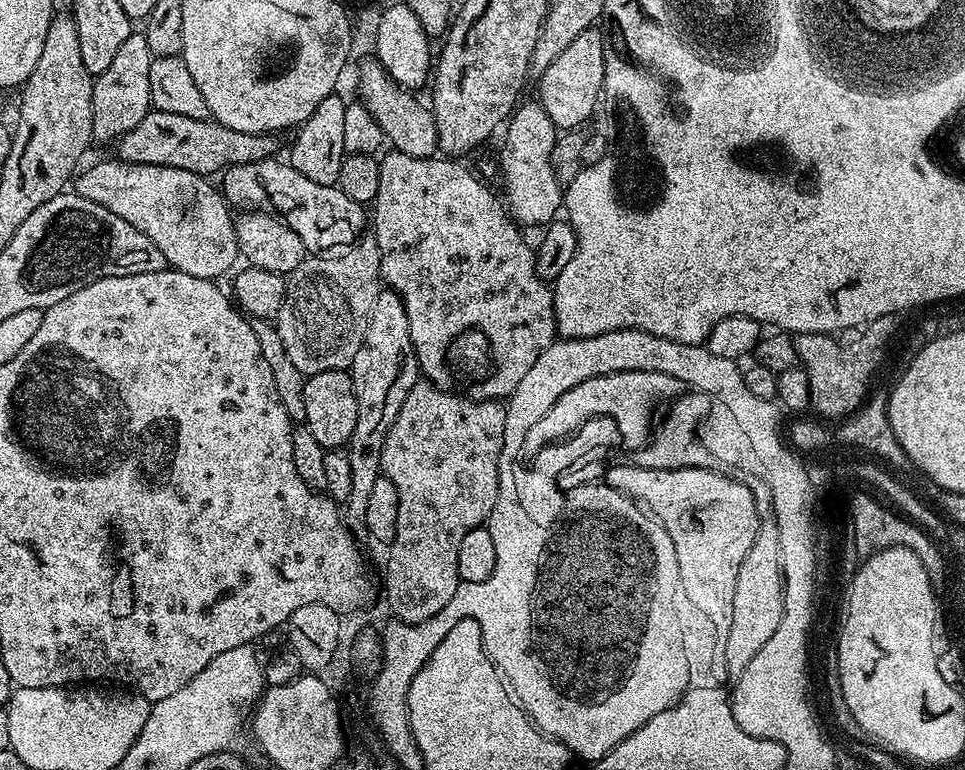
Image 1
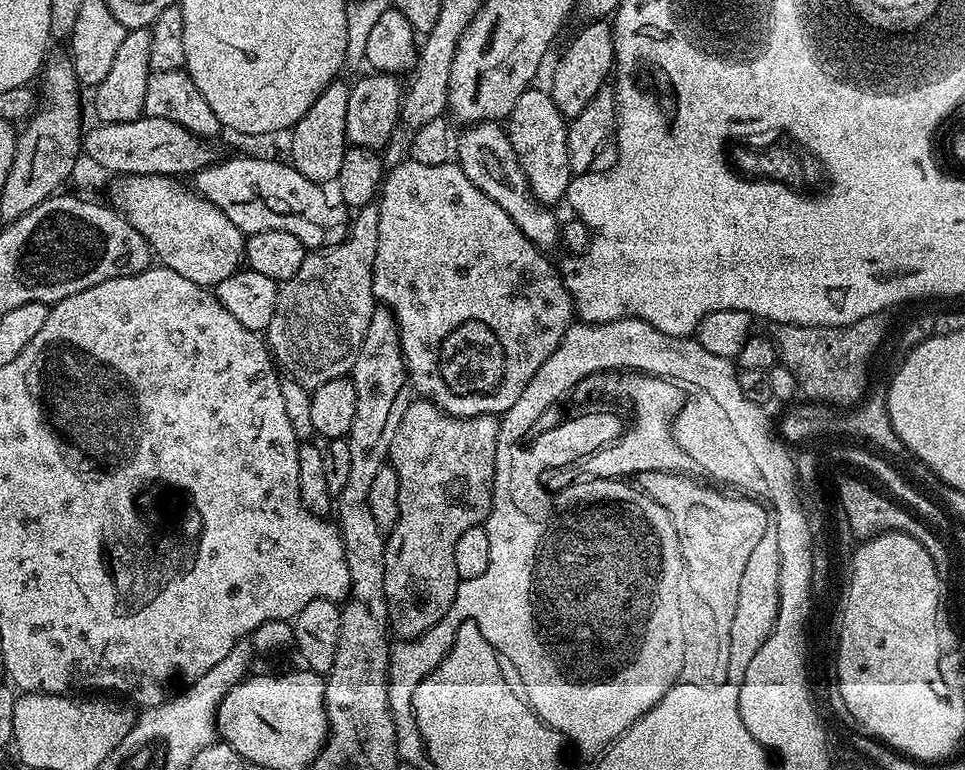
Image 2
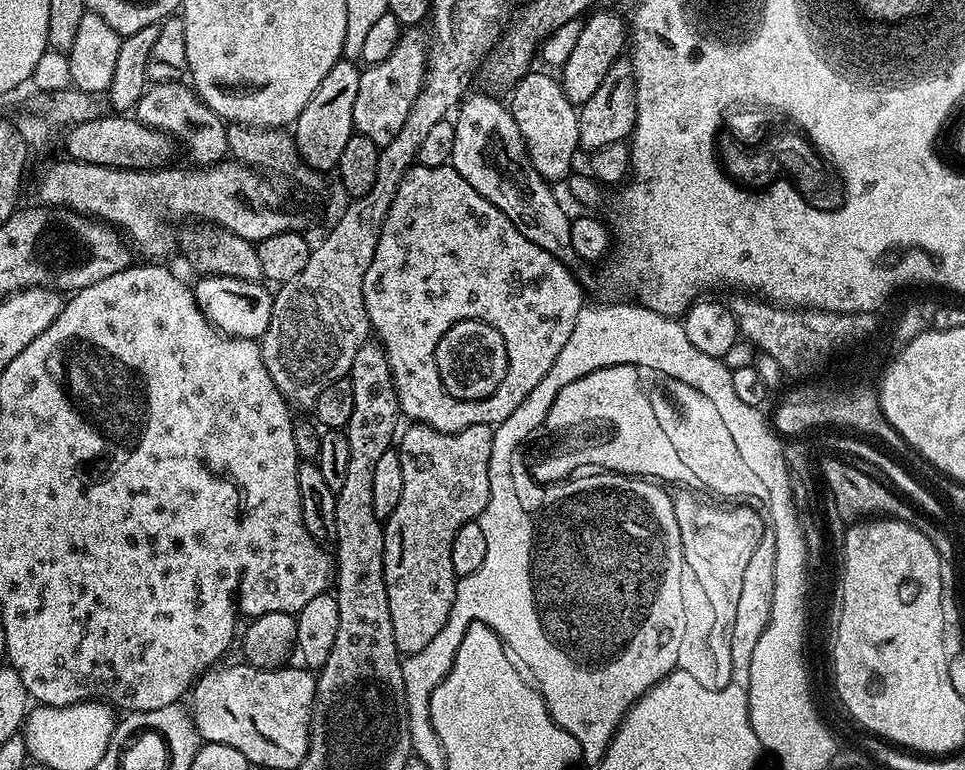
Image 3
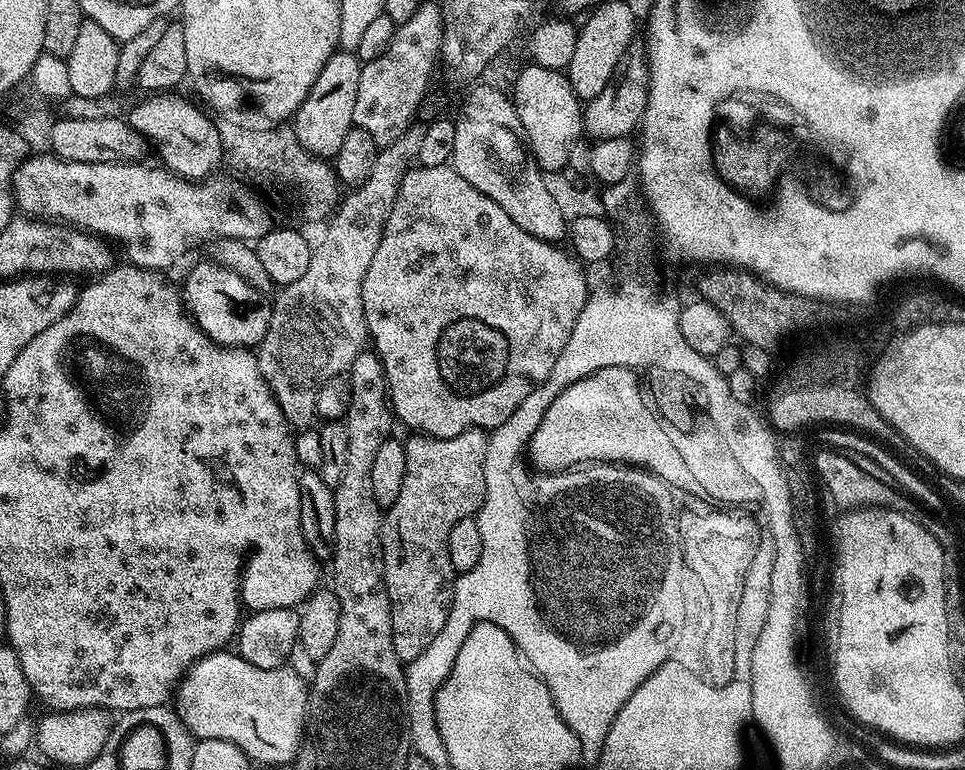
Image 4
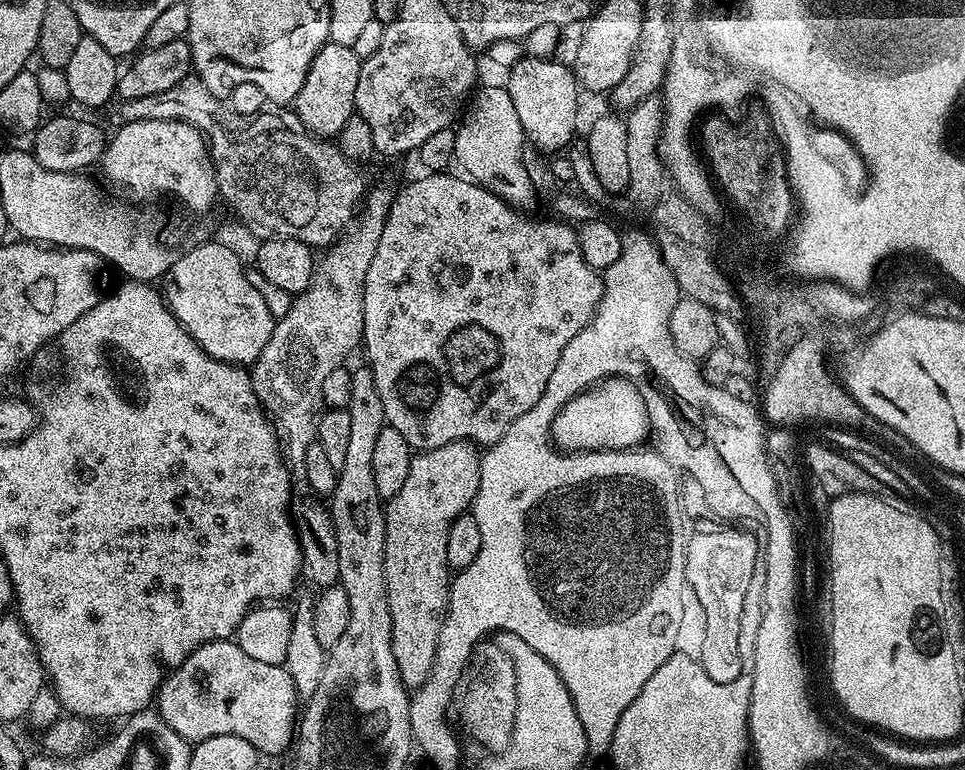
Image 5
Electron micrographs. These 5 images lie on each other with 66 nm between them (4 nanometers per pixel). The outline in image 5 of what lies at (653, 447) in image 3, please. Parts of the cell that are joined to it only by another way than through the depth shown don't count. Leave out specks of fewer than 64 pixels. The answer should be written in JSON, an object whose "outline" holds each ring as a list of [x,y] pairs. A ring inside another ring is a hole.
{"outline":[[[609,377],[587,392],[580,392],[566,406],[560,408],[550,433],[553,443],[563,451],[616,451],[641,447],[653,435],[660,437],[660,428],[652,424],[649,399],[633,385],[629,377]]]}

